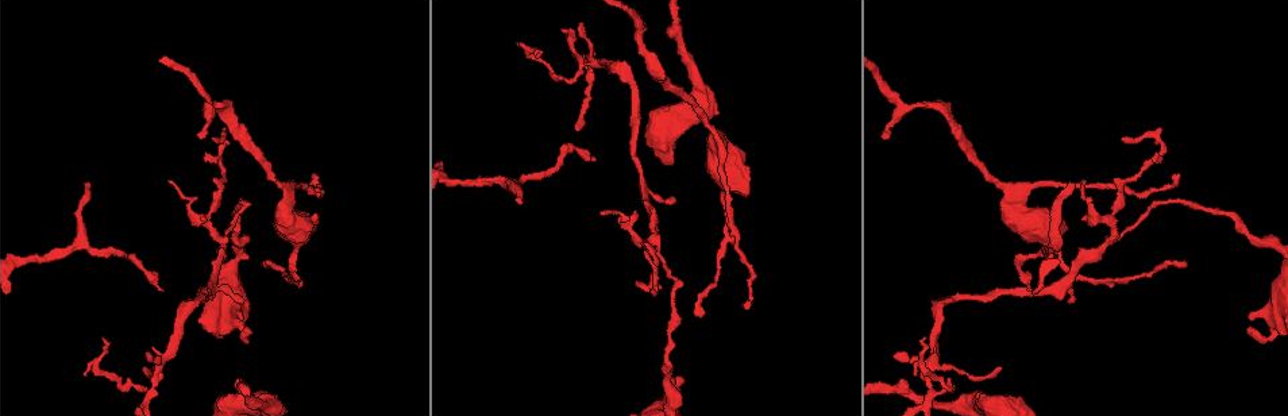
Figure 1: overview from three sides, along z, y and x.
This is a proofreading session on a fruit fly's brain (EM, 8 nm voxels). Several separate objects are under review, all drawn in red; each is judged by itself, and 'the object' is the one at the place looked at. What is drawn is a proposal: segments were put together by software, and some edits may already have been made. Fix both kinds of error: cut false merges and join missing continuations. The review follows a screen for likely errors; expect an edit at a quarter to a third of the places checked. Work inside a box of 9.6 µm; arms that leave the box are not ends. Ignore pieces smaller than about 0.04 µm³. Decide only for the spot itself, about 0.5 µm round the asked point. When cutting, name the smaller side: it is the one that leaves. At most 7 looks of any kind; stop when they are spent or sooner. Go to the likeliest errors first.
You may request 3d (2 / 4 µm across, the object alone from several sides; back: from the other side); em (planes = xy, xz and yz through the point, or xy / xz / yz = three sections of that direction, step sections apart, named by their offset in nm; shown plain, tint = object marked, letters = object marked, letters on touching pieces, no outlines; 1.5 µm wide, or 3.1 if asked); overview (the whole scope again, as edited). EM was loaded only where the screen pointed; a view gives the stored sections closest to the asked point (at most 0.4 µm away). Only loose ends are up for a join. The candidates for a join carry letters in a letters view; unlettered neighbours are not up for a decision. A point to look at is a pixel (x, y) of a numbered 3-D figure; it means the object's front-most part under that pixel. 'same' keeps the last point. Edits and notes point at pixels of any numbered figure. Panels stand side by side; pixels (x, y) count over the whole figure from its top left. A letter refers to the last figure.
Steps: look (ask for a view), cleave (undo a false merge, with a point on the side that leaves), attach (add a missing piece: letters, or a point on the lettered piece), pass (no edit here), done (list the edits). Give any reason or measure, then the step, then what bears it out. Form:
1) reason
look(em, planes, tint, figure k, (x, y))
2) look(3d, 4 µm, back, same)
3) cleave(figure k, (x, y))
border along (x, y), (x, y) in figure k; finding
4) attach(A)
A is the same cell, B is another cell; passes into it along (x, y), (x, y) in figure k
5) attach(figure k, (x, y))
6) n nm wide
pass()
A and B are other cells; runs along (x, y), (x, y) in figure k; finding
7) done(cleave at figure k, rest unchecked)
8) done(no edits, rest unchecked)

free end
look(em, planes, letters, figure 1, (516, 199))

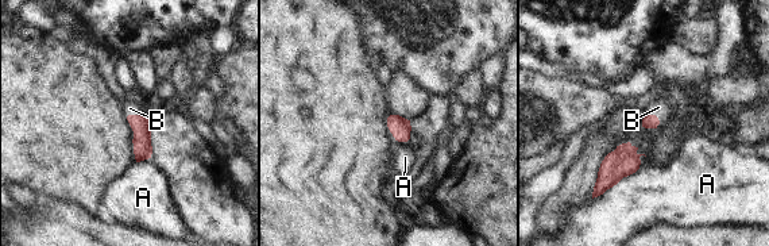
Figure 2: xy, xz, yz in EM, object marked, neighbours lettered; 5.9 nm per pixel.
attach(B)
B is the same cell, A is another cell; passes into it along (400, 127), (395, 138), (390, 135) in figure 2; it goes on there

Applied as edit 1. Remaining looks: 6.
look(overview)

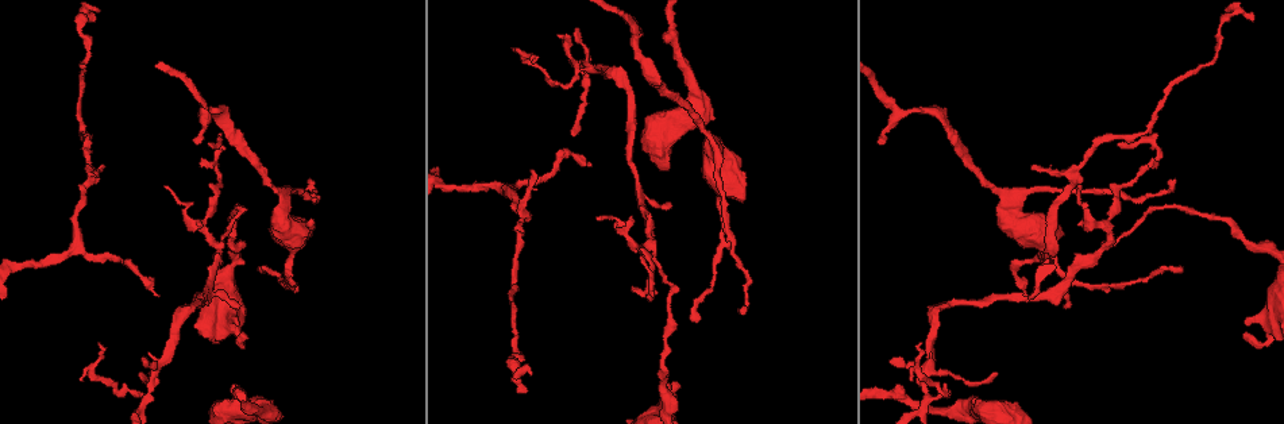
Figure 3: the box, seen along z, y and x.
sharp bend
look(em, xy, step 8, letters, figure 3, (931, 397))

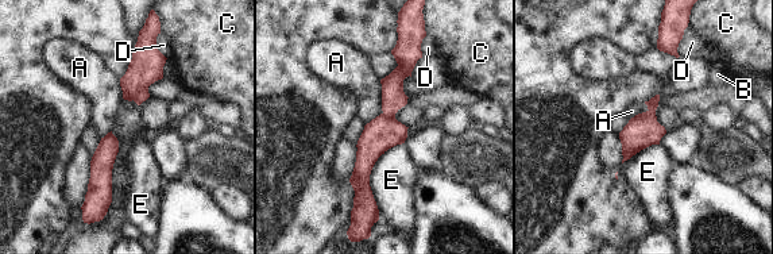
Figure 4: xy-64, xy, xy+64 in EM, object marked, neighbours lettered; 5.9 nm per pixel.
200 nm wide; E touches over 480 nm
pass()
A, B, C, D and E are other cells; one neuron here

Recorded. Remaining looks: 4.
look(em, xy, step 8, tint, figure 3, (1253, 21))

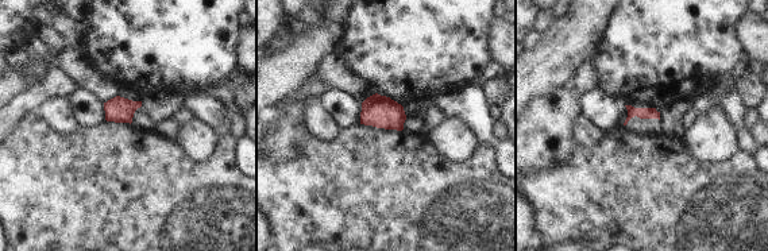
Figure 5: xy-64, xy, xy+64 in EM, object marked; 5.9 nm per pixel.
another direction
look(em, planes, letters, same)

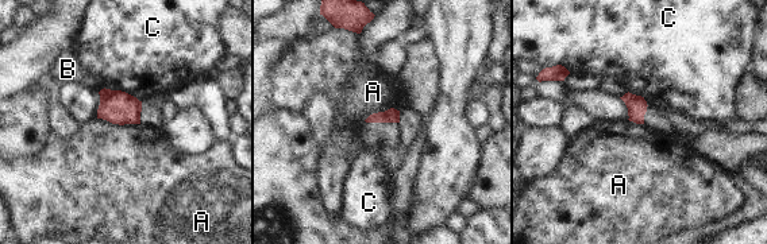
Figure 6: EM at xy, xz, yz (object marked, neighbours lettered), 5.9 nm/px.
pass()
A, B and C are other cells; border along (97, 117), (118, 124), (139, 124) in figure 6; no lettered piece goes on from it

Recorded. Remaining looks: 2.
done(attach at figure 2, rest unchecked)

